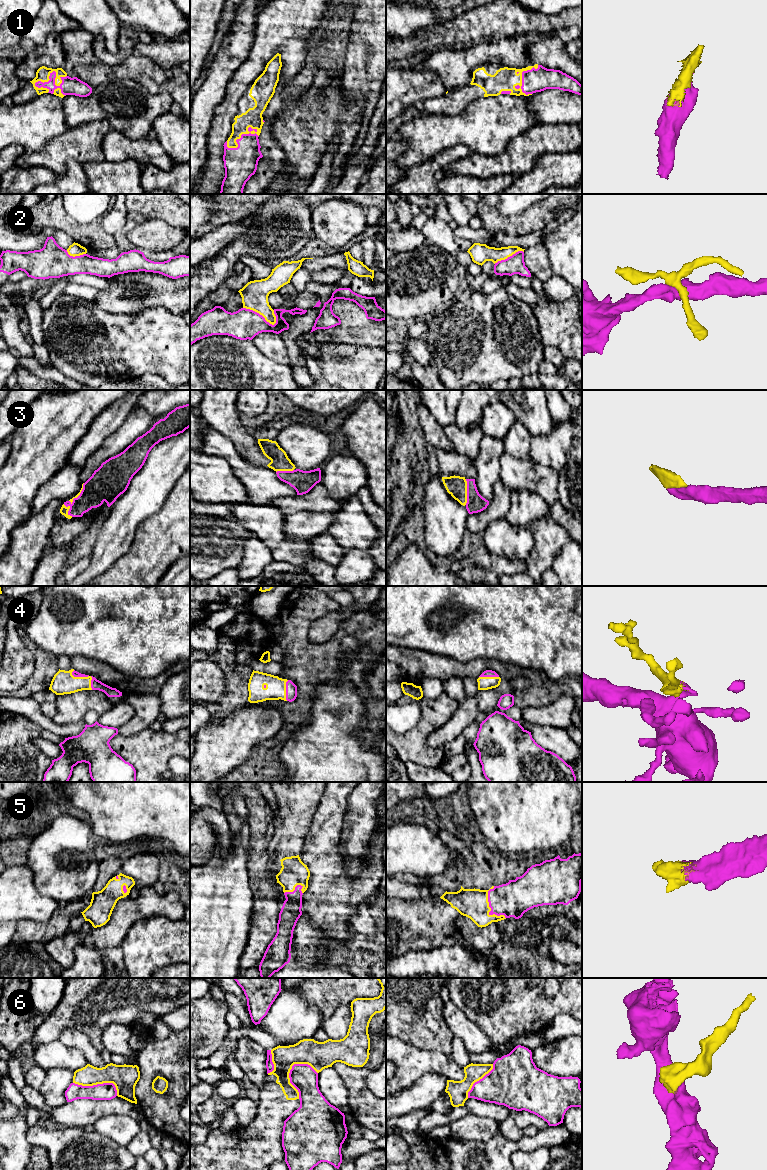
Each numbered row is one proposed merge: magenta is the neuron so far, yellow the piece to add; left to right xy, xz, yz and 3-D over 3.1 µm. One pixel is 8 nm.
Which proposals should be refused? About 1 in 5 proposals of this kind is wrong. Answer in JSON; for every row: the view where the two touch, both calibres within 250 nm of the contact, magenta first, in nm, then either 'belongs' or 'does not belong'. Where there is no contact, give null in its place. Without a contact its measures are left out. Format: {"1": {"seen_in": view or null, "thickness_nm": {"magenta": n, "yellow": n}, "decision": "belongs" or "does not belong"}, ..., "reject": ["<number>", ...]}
{"1": {"seen_in": "xy", "thickness_nm": {"magenta": 140, "yellow": 110}, "decision": "belongs"}, "2": {"seen_in": "xz", "thickness_nm": {"magenta": 240, "yellow": 220}, "decision": "does not belong"}, "3": {"seen_in": "yz", "thickness_nm": {"magenta": 150, "yellow": 160}, "decision": "belongs"}, "4": {"seen_in": "xy", "thickness_nm": {"magenta": 50, "yellow": 190}, "decision": "belongs"}, "5": {"seen_in": "yz", "thickness_nm": {"magenta": 280, "yellow": 240}, "decision": "belongs"}, "6": {"seen_in": "xz", "thickness_nm": {"magenta": 220, "yellow": 200}, "decision": "does not belong"}, "reject": ["2", "6"]}

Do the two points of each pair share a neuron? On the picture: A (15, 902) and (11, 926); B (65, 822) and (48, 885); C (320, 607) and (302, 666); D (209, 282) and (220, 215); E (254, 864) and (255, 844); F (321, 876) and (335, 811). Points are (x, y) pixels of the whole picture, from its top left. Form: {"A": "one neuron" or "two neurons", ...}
{"A": "two neurons", "B": "one neuron", "C": "one neuron", "D": "two neurons", "E": "one neuron", "F": "one neuron"}

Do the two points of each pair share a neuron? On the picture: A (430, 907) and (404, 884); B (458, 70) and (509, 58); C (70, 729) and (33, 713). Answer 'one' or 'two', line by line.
A: two
B: one
C: one

